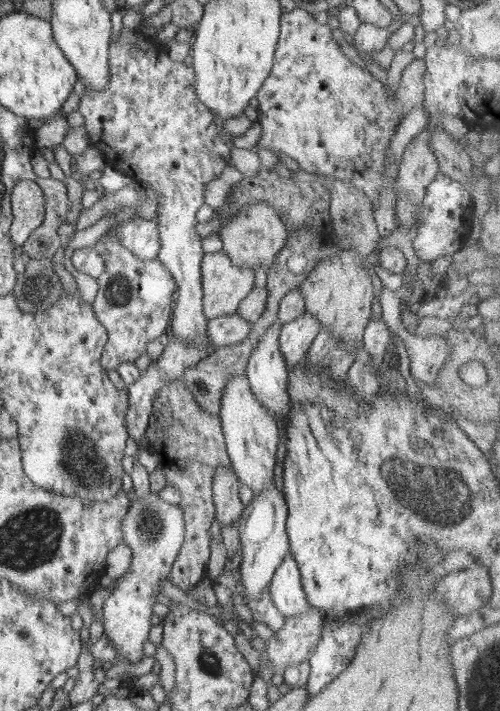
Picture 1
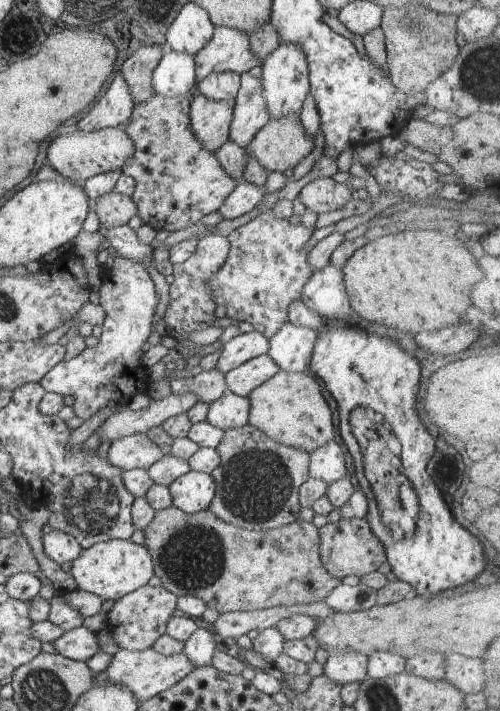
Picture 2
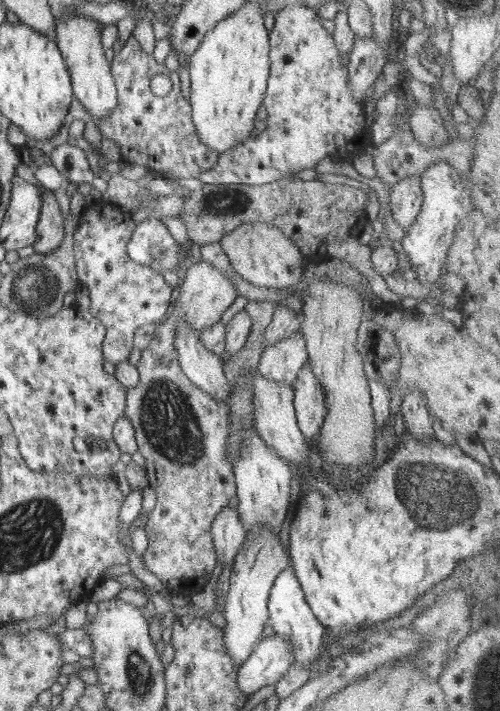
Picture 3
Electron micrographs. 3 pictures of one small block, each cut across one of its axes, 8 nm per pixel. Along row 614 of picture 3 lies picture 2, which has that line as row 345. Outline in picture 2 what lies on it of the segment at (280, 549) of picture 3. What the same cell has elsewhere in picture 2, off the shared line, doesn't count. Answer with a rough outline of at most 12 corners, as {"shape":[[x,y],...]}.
{"shape":[[242,333],[223,344],[215,369],[225,375],[266,355],[269,339]]}

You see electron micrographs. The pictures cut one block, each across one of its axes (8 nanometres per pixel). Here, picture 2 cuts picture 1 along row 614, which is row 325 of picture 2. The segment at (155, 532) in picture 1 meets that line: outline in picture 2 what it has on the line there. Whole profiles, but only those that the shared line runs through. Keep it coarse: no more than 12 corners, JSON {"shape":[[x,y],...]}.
{"shape":[[141,262],[101,271],[92,356],[39,380],[83,421],[145,394],[140,358],[158,304]]}

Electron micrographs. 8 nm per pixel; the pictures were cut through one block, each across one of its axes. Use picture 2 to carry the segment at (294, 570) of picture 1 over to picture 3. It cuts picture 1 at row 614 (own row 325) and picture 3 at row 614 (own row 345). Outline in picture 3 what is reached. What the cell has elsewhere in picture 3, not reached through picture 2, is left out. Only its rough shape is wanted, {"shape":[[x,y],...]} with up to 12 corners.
{"shape":[[285,568],[267,604],[272,632],[293,644],[294,666],[319,658],[324,626]]}

